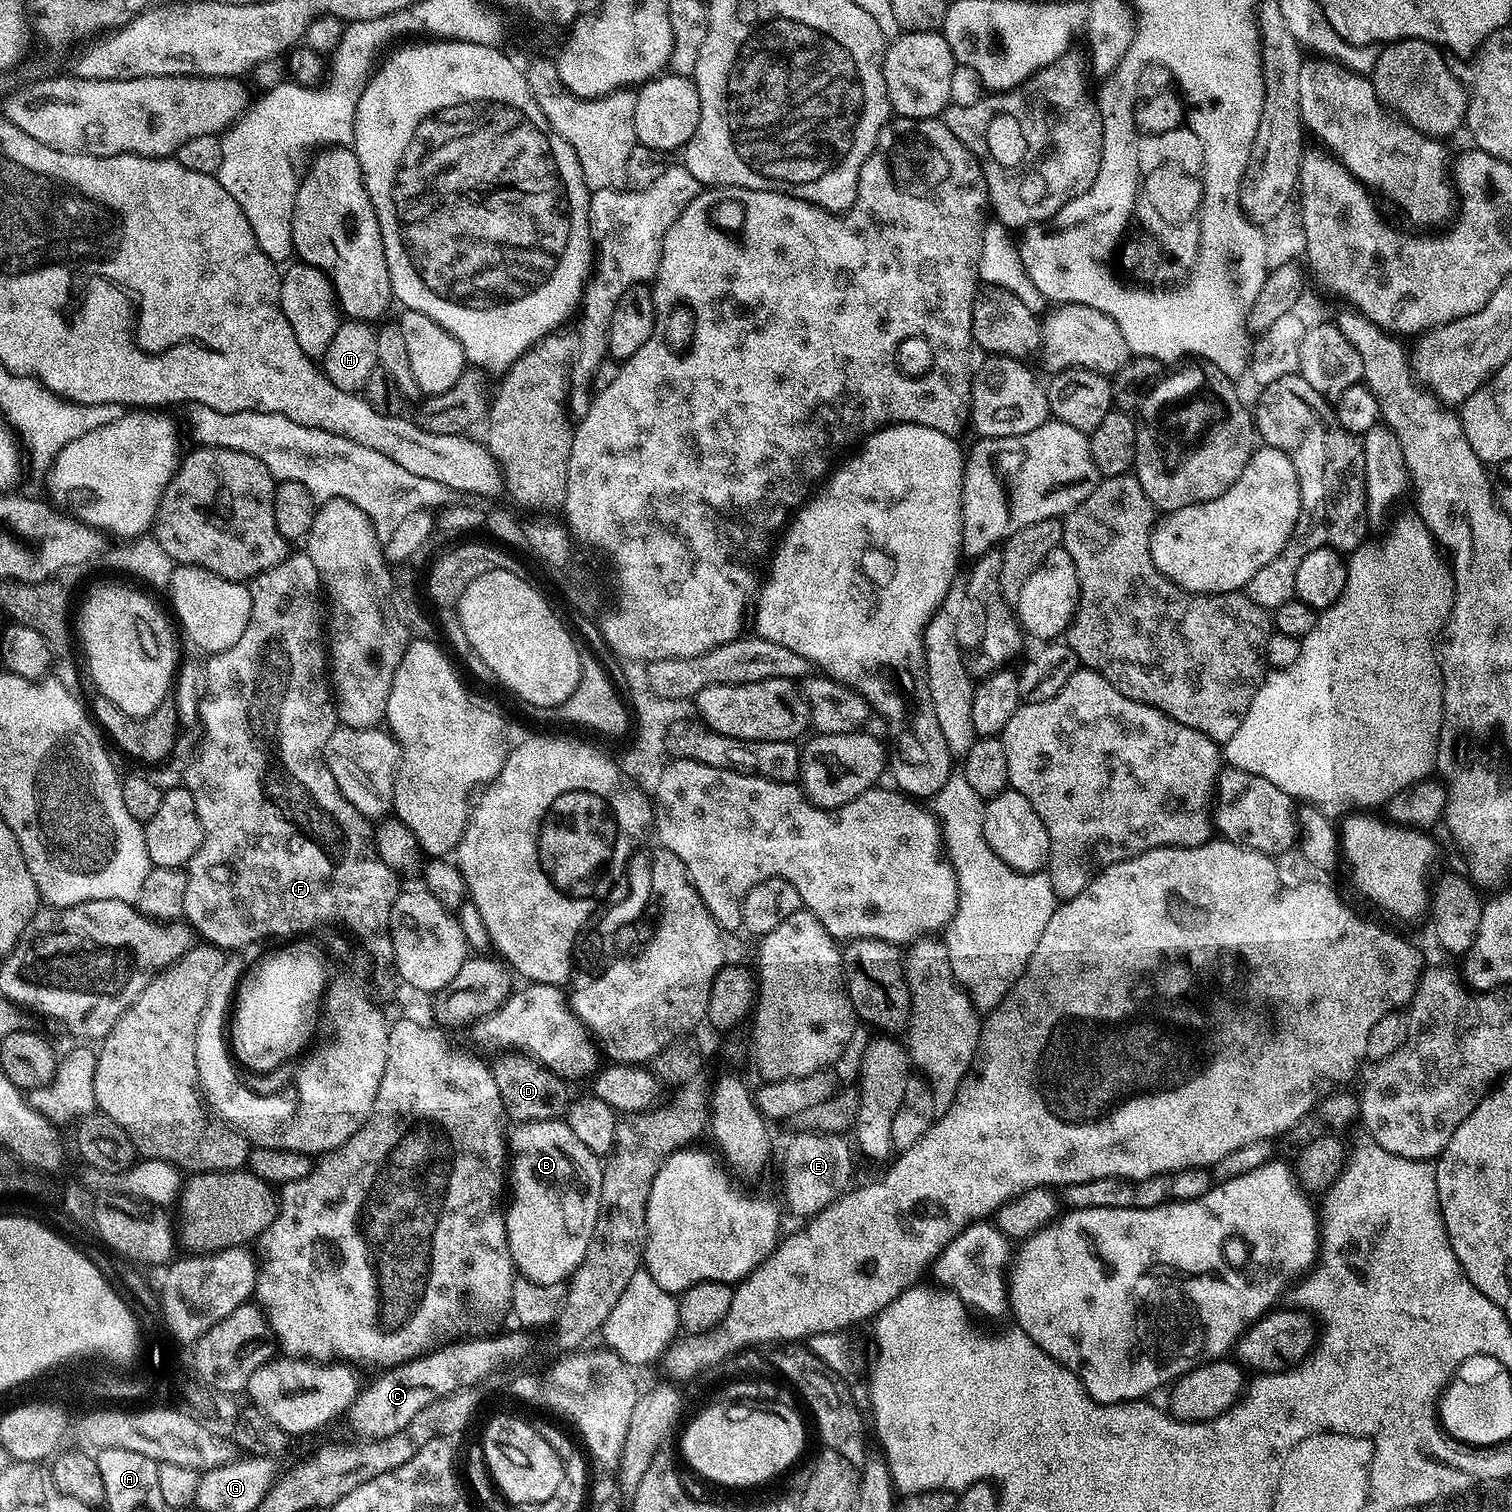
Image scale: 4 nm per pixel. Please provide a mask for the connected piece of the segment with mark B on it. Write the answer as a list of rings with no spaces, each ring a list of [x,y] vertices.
[[[563,1119],[543,1120],[542,1122],[530,1122],[529,1124],[516,1124],[510,1132],[510,1199],[506,1204],[506,1238],[510,1246],[512,1263],[523,1279],[535,1284],[550,1284],[560,1286],[571,1277],[572,1271],[579,1266],[586,1254],[586,1246],[590,1246],[590,1238],[594,1234],[594,1222],[600,1213],[600,1195],[602,1194],[602,1174],[604,1166],[601,1157],[595,1156],[590,1150],[586,1150],[585,1144],[578,1142],[574,1130]]]

